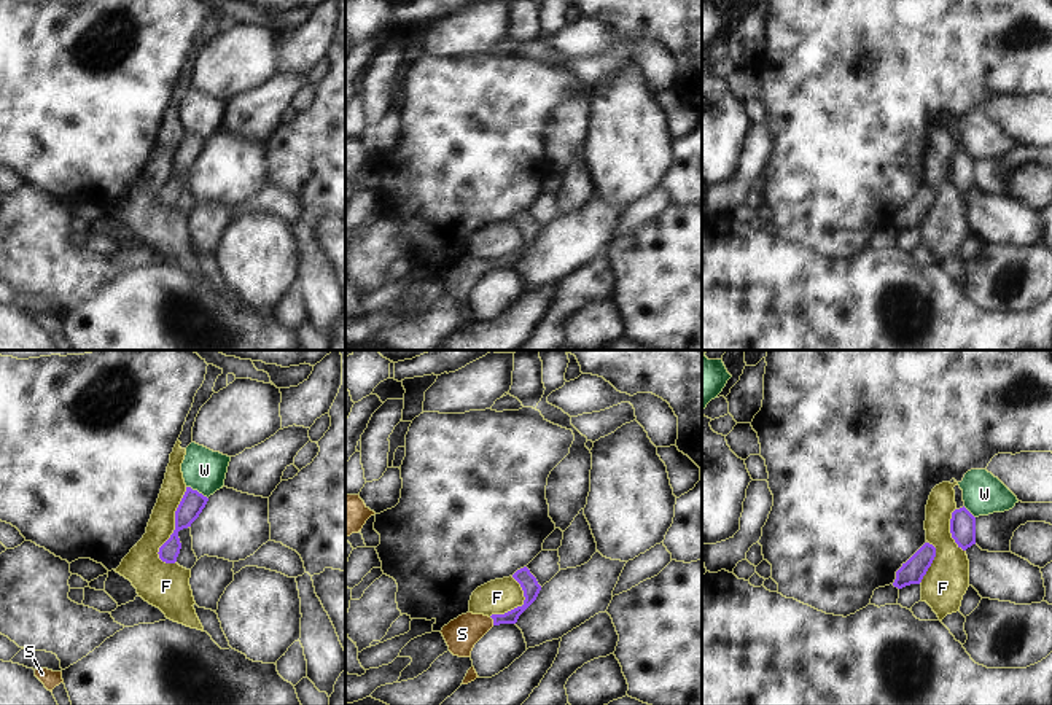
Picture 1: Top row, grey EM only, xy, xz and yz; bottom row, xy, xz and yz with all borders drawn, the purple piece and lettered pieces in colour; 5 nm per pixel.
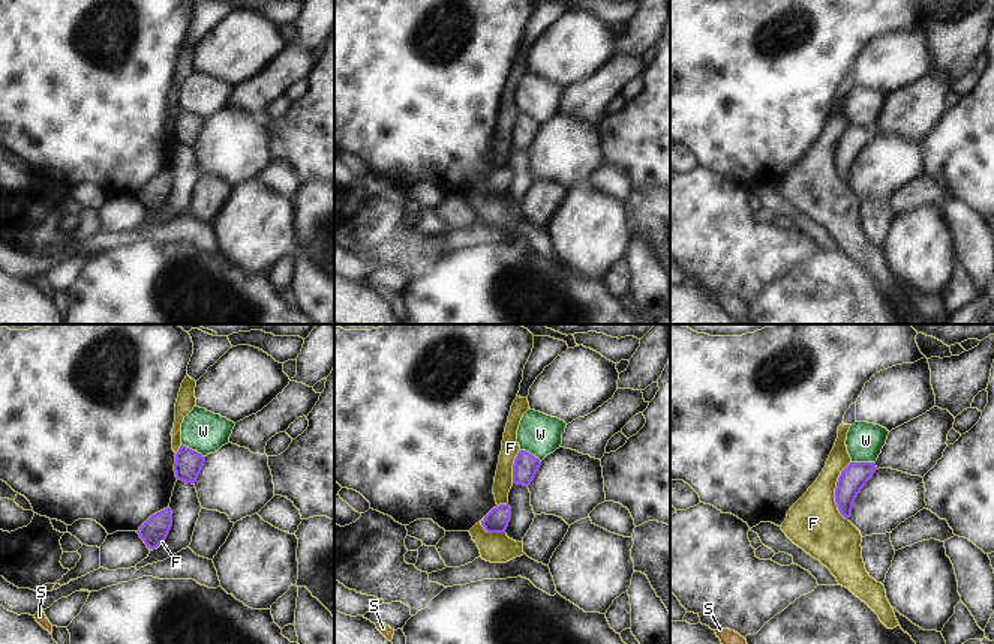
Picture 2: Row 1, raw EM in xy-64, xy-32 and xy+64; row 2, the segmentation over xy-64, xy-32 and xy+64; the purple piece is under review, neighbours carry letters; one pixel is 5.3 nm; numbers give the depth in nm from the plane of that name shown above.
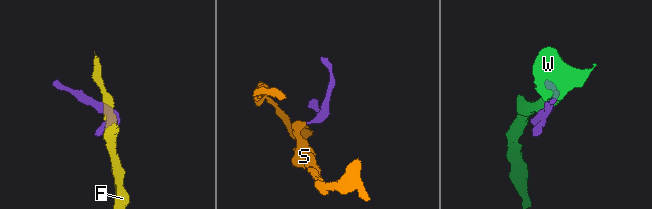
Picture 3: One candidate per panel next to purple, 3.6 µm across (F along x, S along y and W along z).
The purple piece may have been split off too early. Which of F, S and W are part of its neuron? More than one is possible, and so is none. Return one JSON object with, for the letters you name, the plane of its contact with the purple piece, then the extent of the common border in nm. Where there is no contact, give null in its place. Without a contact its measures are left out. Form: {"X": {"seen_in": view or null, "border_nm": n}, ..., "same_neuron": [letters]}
{"S": {"seen_in": "xz", "border_nm": 50}, "same_neuron": ["S"]}

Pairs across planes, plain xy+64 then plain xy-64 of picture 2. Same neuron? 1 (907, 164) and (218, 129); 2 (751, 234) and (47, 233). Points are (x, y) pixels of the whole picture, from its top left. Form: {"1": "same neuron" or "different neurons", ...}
{"1": "same neuron", "2": "same neuron"}

